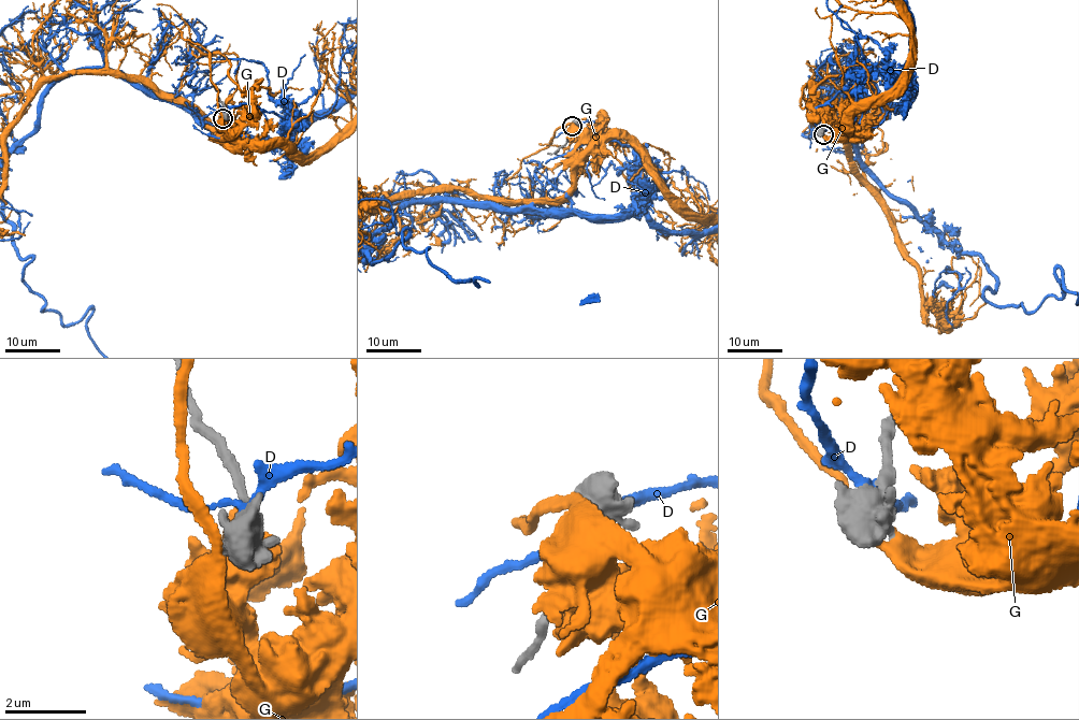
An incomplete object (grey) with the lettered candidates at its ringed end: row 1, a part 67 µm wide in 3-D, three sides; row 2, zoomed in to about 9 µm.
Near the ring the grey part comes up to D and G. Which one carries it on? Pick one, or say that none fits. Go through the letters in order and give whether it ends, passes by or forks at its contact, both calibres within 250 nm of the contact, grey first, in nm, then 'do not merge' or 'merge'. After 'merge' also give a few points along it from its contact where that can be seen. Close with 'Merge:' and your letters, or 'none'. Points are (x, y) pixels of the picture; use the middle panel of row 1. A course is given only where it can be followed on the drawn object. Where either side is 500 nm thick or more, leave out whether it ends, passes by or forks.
D: it passes by | 480/190 nm | do not merge
G: 500/380 nm | merge
Merge: G

